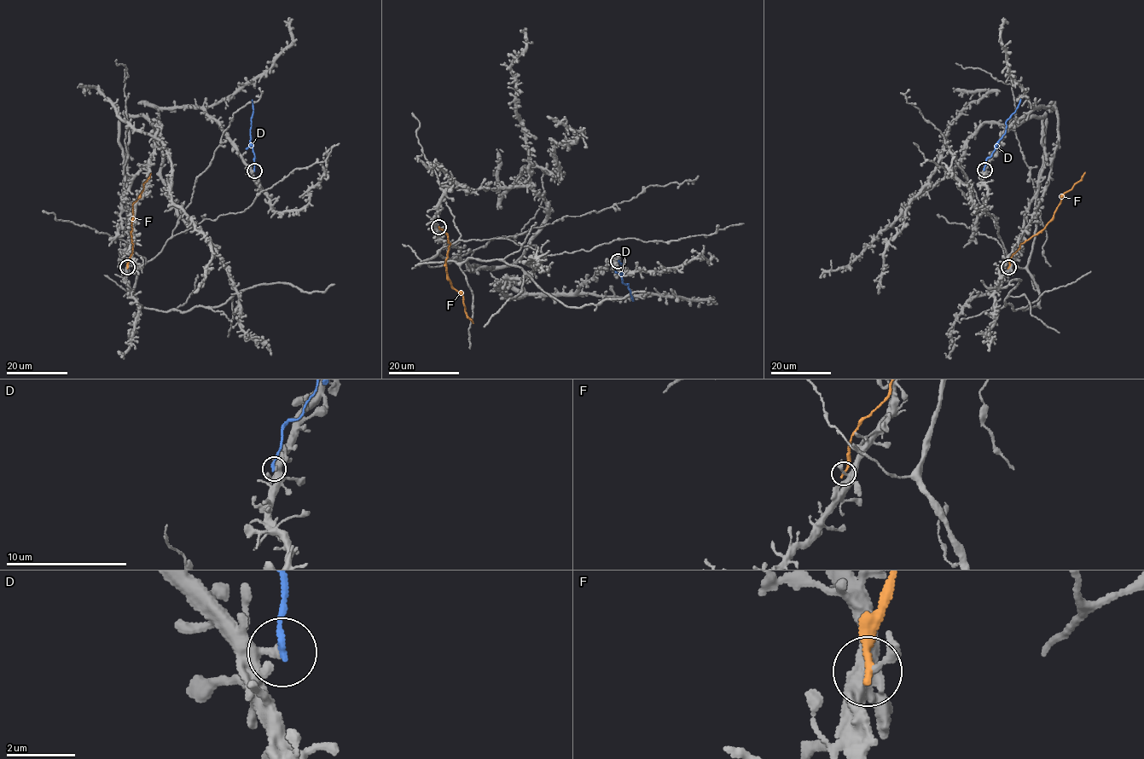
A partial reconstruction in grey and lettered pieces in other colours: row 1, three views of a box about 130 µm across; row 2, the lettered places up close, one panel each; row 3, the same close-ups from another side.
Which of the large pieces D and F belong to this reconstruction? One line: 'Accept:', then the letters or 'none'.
Accept: none

